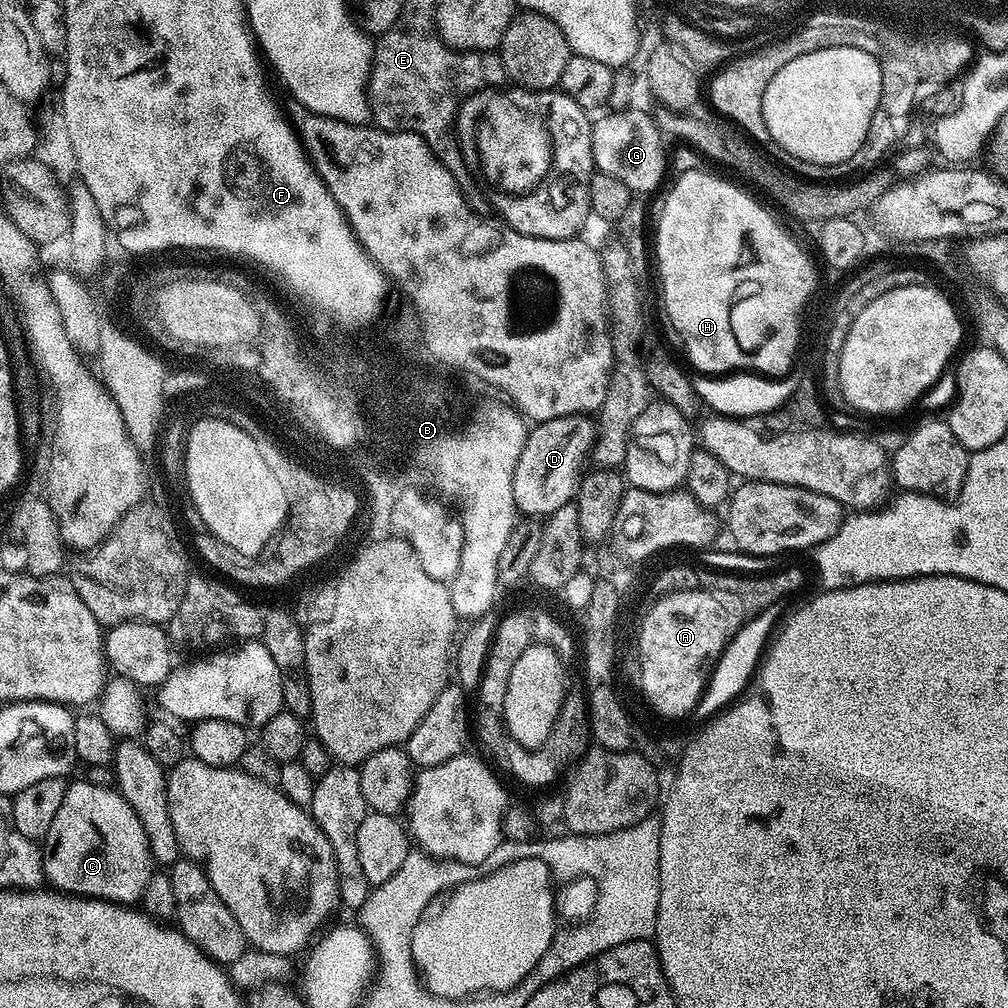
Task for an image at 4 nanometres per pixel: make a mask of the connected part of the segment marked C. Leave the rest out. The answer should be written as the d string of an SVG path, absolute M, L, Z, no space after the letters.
M80 778L77 784L69 783L66 798L62 798L62 806L54 823L44 835L42 851L45 881L55 891L69 892L71 896L87 896L90 900L135 905L146 890L146 882L150 882L154 871L150 846L146 842L146 830L142 830L138 814L130 810L130 802L126 802L126 798L122 798L115 787L92 785L85 778Z

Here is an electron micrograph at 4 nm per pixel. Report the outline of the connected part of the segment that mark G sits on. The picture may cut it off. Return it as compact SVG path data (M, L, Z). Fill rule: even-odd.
M636 106L595 117L592 125L592 163L595 171L618 178L633 194L652 192L664 180L664 140L660 128Z

